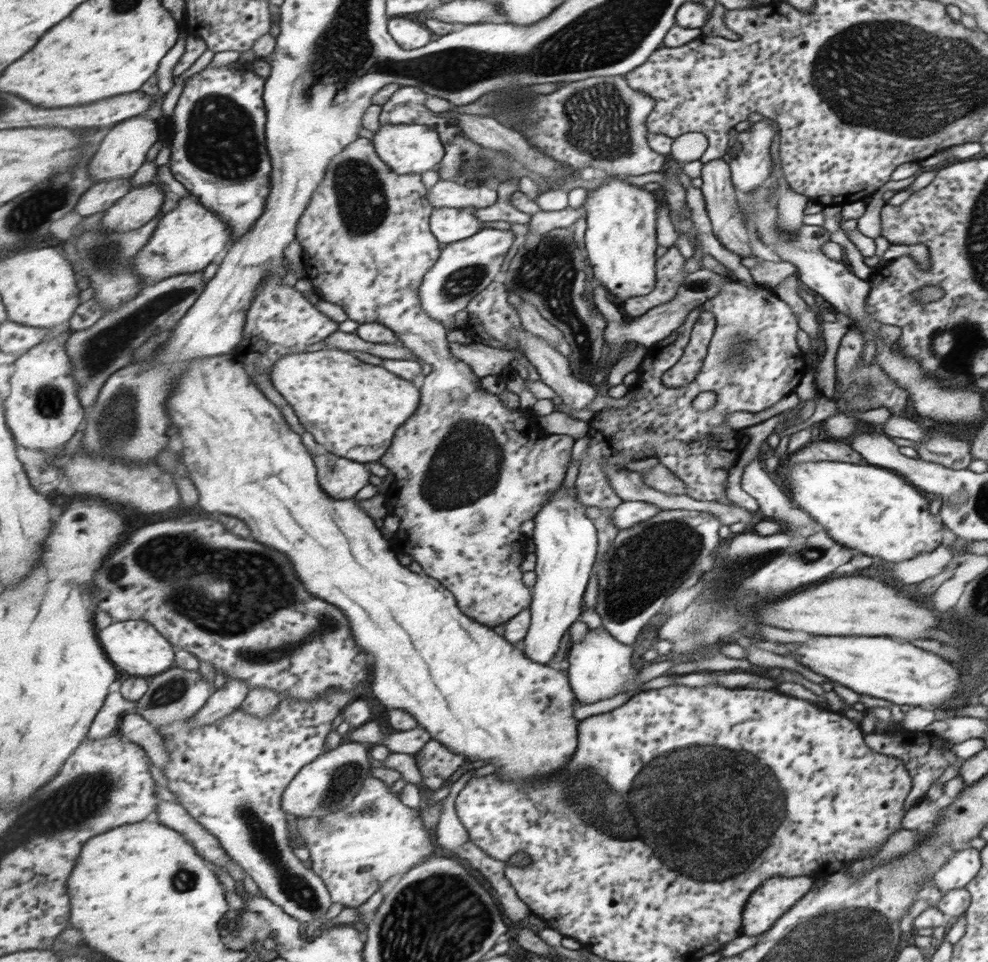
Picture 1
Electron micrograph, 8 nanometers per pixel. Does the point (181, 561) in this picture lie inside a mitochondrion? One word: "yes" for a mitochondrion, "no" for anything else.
yes

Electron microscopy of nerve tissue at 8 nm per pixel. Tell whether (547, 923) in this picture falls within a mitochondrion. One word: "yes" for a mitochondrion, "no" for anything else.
no

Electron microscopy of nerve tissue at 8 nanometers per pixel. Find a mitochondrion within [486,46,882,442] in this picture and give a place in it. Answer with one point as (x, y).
(545, 271)

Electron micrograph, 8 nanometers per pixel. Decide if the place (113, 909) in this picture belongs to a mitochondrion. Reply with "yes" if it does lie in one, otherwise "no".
no

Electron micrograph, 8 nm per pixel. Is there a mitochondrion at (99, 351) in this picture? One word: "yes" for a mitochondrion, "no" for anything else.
yes

